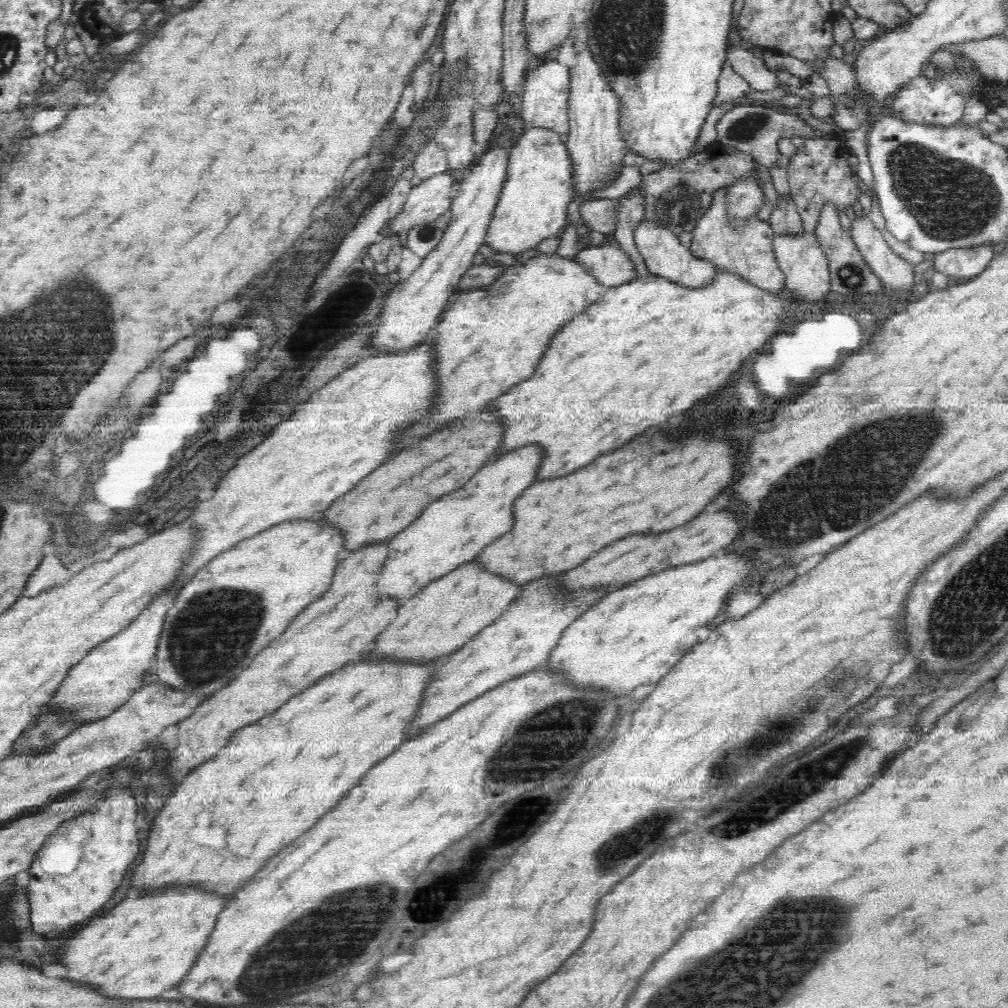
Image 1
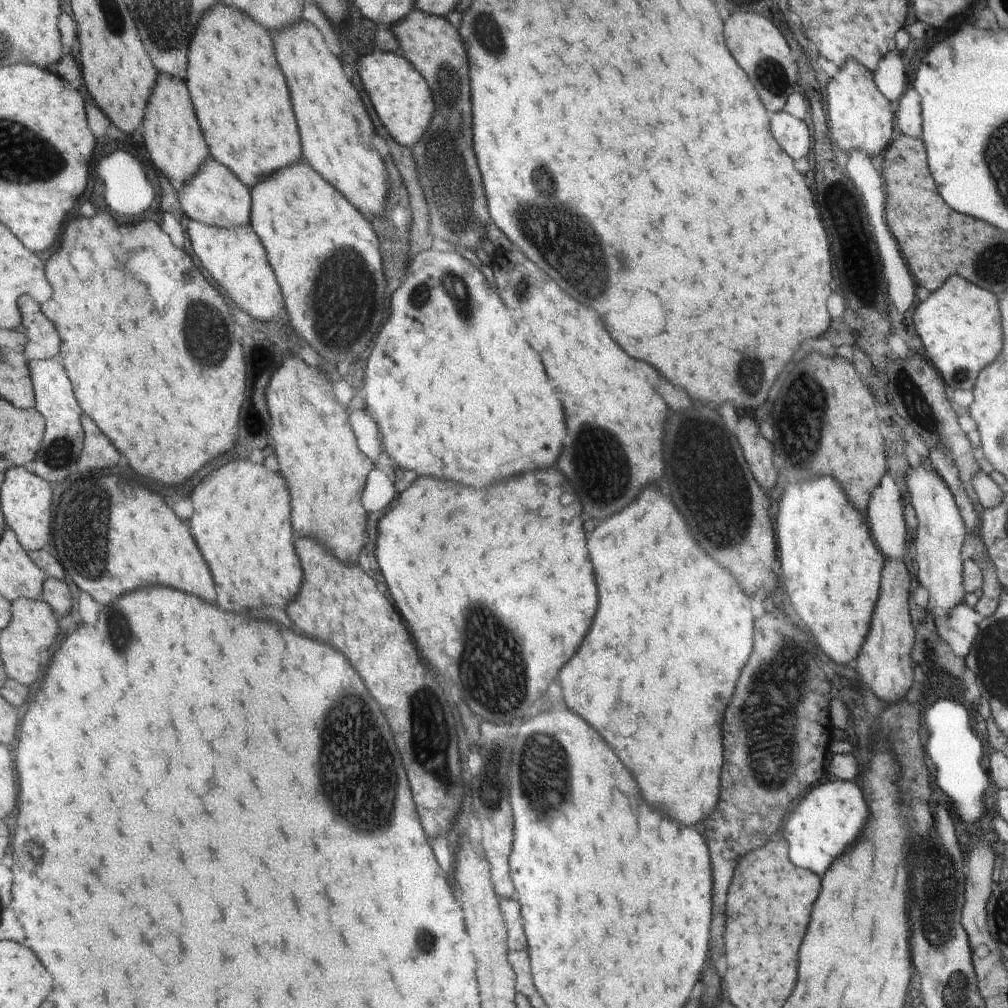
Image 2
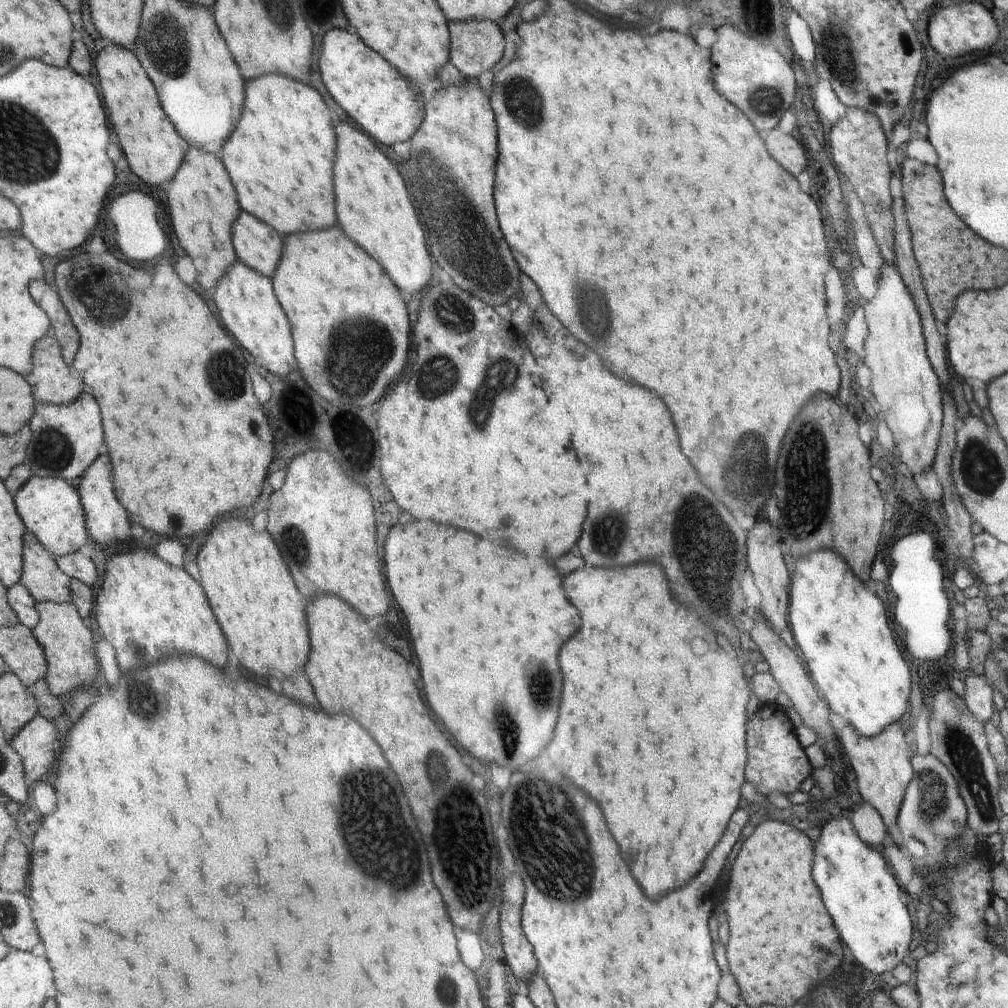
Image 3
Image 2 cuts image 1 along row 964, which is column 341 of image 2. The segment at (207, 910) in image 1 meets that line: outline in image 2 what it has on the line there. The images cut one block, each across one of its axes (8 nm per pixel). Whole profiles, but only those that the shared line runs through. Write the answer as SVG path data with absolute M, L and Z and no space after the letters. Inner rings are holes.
M302 20L302 24L294 24L286 32L276 31L274 36L278 42L278 60L282 60L290 92L294 92L294 112L298 112L298 124L302 124L304 159L312 168L318 168L356 208L368 208L372 214L378 214L388 190L388 174L370 142L374 126L340 60L330 54L324 37L310 21Z

